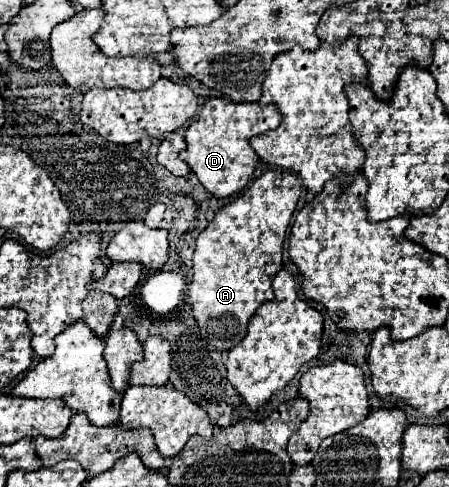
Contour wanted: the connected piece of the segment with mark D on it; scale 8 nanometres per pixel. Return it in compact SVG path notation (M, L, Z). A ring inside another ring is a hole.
M209 99L201 109L201 117L195 119L185 131L187 149L181 151L181 159L191 167L199 183L213 197L231 197L247 187L255 173L255 165L259 163L259 157L249 145L251 137L271 131L279 127L279 123L281 115L275 111L275 107L263 107L259 103L231 103L229 99Z

